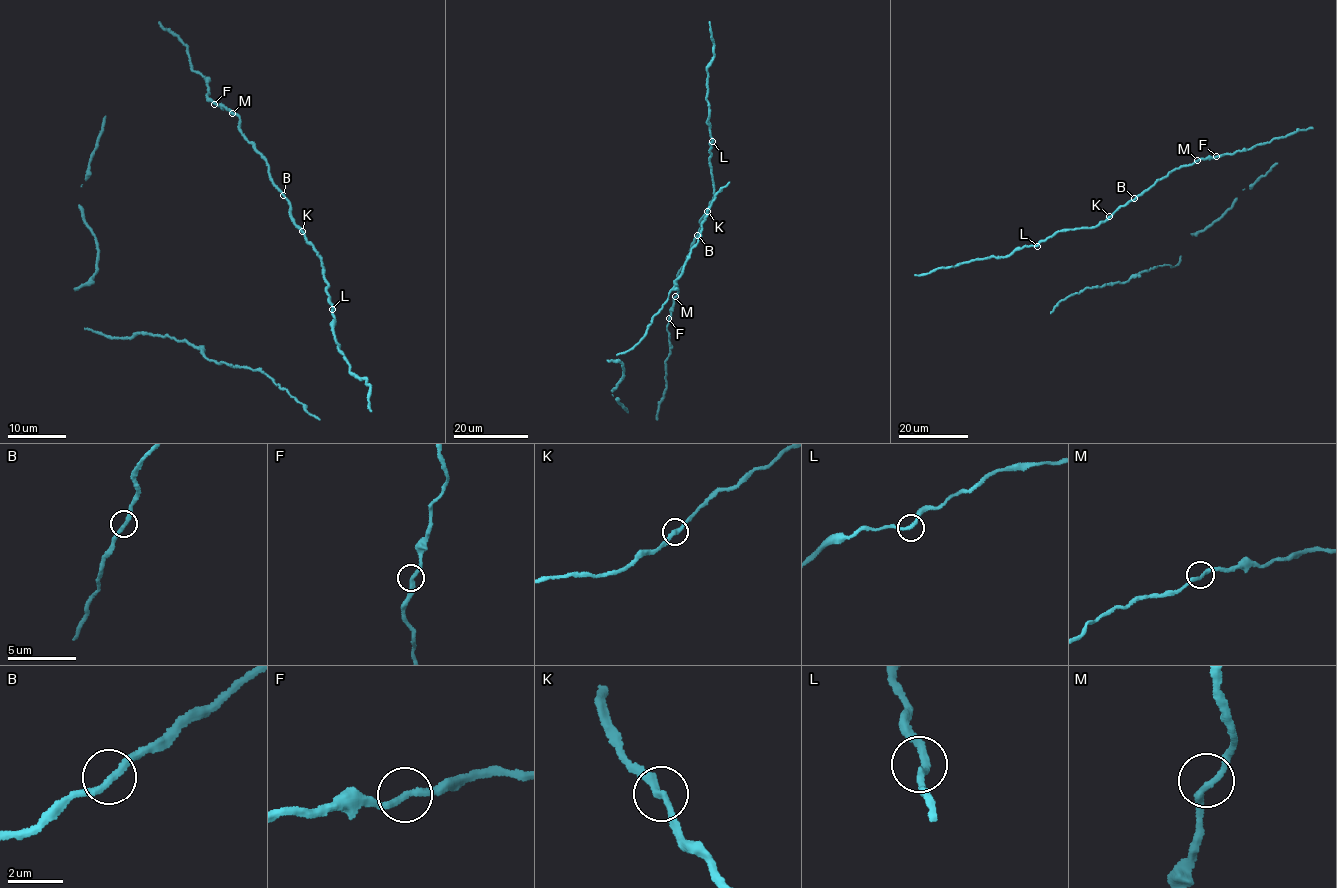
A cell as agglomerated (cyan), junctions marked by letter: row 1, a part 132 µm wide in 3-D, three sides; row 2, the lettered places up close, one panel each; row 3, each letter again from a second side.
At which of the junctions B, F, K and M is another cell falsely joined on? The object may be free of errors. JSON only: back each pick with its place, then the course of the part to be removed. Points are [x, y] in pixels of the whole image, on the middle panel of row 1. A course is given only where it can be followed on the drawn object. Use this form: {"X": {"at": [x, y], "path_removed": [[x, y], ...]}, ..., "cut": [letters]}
{"cut": []}

